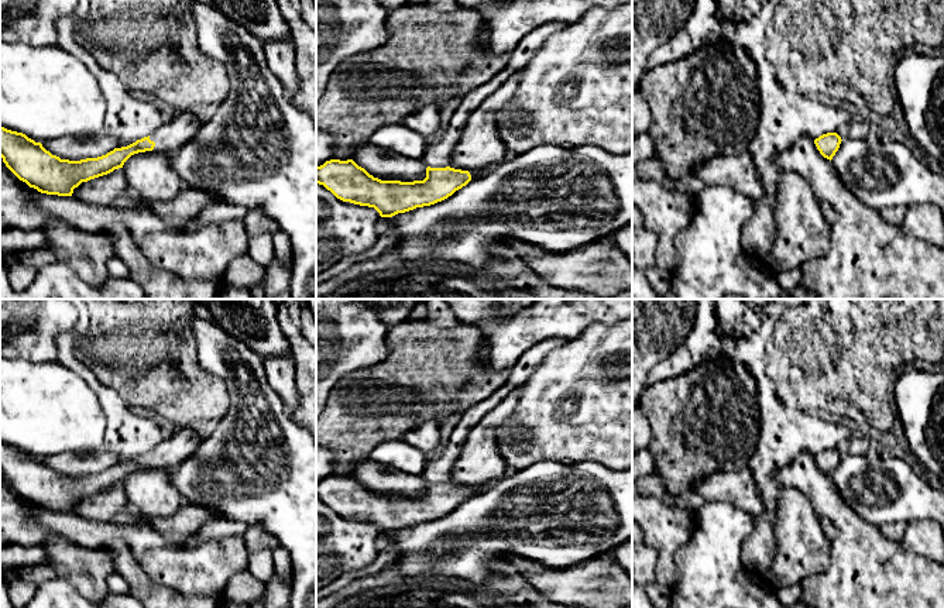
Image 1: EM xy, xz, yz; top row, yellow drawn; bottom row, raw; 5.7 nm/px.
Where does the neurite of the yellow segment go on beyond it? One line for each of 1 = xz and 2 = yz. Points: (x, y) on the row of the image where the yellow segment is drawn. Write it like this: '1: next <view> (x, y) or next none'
1: next xz (476, 174)
2: next none

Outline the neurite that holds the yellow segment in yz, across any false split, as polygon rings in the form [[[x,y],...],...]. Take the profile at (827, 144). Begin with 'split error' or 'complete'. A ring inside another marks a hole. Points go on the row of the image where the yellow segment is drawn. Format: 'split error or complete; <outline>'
complete; [[[827,133],[816,138],[814,144],[820,154],[831,161],[838,151],[841,141],[842,140],[837,133]]]

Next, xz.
split error; [[[330,159],[316,166],[316,183],[343,202],[374,207],[381,217],[392,217],[442,202],[494,166],[476,171],[428,166],[423,181],[401,182],[374,178],[353,159]]]

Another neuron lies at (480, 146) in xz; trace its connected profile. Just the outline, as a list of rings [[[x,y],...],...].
[[[522,71],[512,73],[500,89],[473,110],[450,157],[450,168],[461,171],[484,169],[498,165],[509,157],[500,137],[495,116],[512,99],[521,75]]]

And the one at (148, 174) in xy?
[[[168,152],[134,154],[121,169],[128,189],[147,202],[168,202],[181,192],[182,181],[171,168]]]

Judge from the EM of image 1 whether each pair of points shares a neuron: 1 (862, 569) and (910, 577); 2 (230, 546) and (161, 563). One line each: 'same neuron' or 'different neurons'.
1: same neuron
2: same neuron

